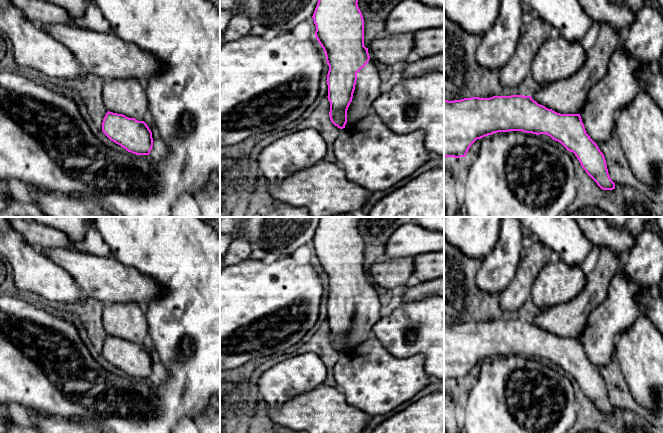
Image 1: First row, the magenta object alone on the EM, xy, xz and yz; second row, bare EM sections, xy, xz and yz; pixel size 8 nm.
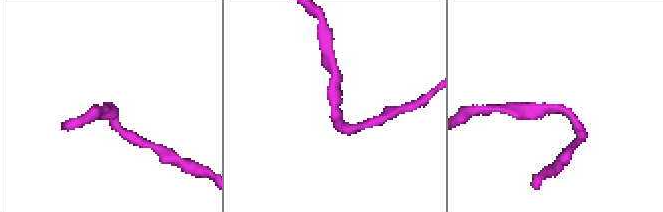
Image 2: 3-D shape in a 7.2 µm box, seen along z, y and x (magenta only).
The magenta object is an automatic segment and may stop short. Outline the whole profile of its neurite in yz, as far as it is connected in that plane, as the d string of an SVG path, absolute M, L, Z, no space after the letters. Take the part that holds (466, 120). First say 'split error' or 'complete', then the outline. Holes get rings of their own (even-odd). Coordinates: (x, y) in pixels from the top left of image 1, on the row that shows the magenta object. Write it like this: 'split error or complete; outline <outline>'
split error; outline M601 24L594 45L586 50L584 65L570 77L555 81L530 96L471 97L454 101L444 99L444 158L465 157L477 139L498 132L522 131L536 135L546 134L573 152L582 168L601 189L615 189L604 154L586 133L580 112L592 86L606 75L609 60L620 39L617 30L610 24Z

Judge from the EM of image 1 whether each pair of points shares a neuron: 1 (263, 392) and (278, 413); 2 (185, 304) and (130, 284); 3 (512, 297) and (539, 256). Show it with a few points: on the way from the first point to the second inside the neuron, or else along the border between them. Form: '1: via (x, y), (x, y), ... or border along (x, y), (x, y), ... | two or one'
1: border along (294, 395), (281, 404), (267, 405), (261, 403) | two
2: border along (149, 275), (164, 291), (145, 307) | two
3: via (520, 287), (529, 266) | one

